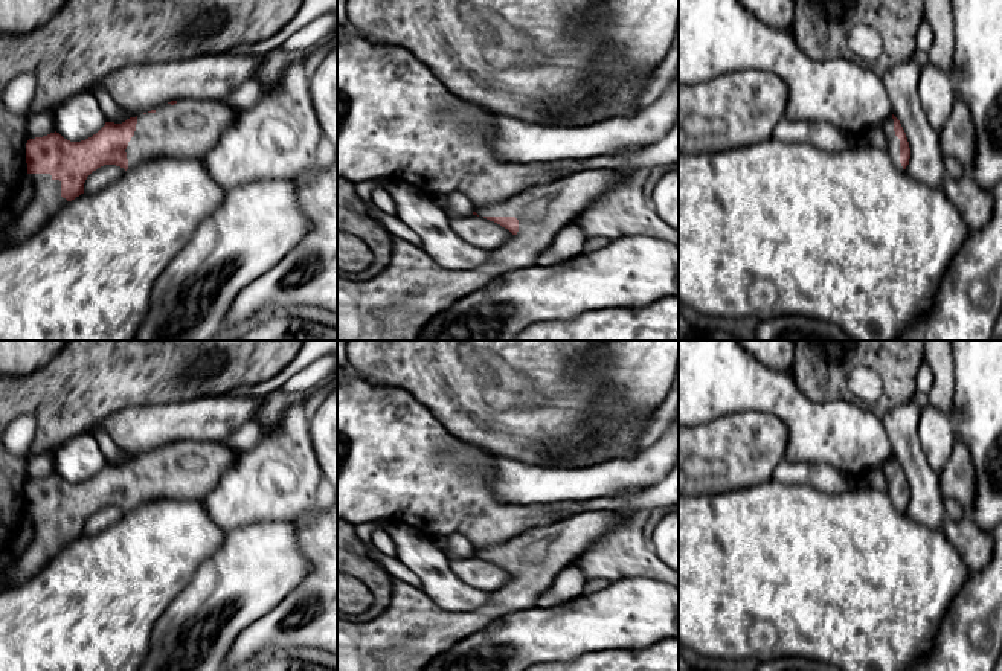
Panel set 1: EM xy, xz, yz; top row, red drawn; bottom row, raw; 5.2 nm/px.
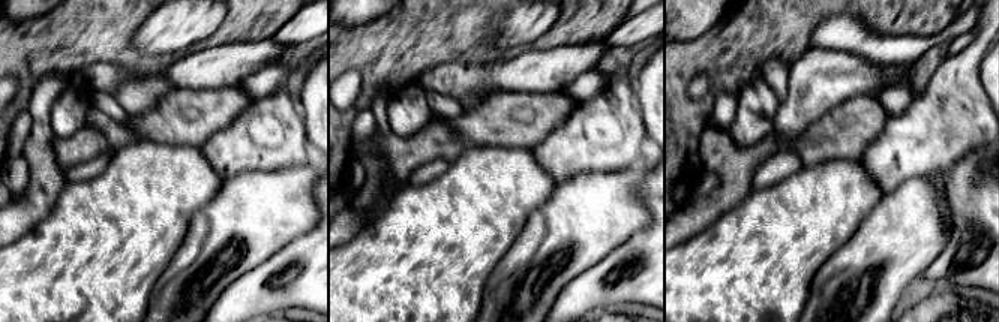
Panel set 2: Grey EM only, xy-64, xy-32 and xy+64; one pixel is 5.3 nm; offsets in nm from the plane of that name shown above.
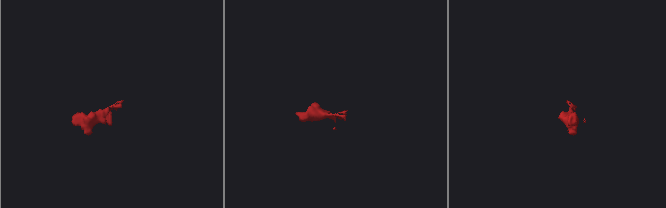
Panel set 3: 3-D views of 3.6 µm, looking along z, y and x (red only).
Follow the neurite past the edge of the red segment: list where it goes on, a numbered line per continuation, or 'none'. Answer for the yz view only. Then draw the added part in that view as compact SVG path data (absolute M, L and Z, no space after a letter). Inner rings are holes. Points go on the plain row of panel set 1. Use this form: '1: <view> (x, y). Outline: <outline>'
1: yz (892, 482). Outline: M892 456L882 465L882 470L885 473L885 479L886 479L886 483L888 483L886 493L889 496L894 508L898 512L904 512L901 505L900 505L900 480L895 477L895 473L894 473Z

